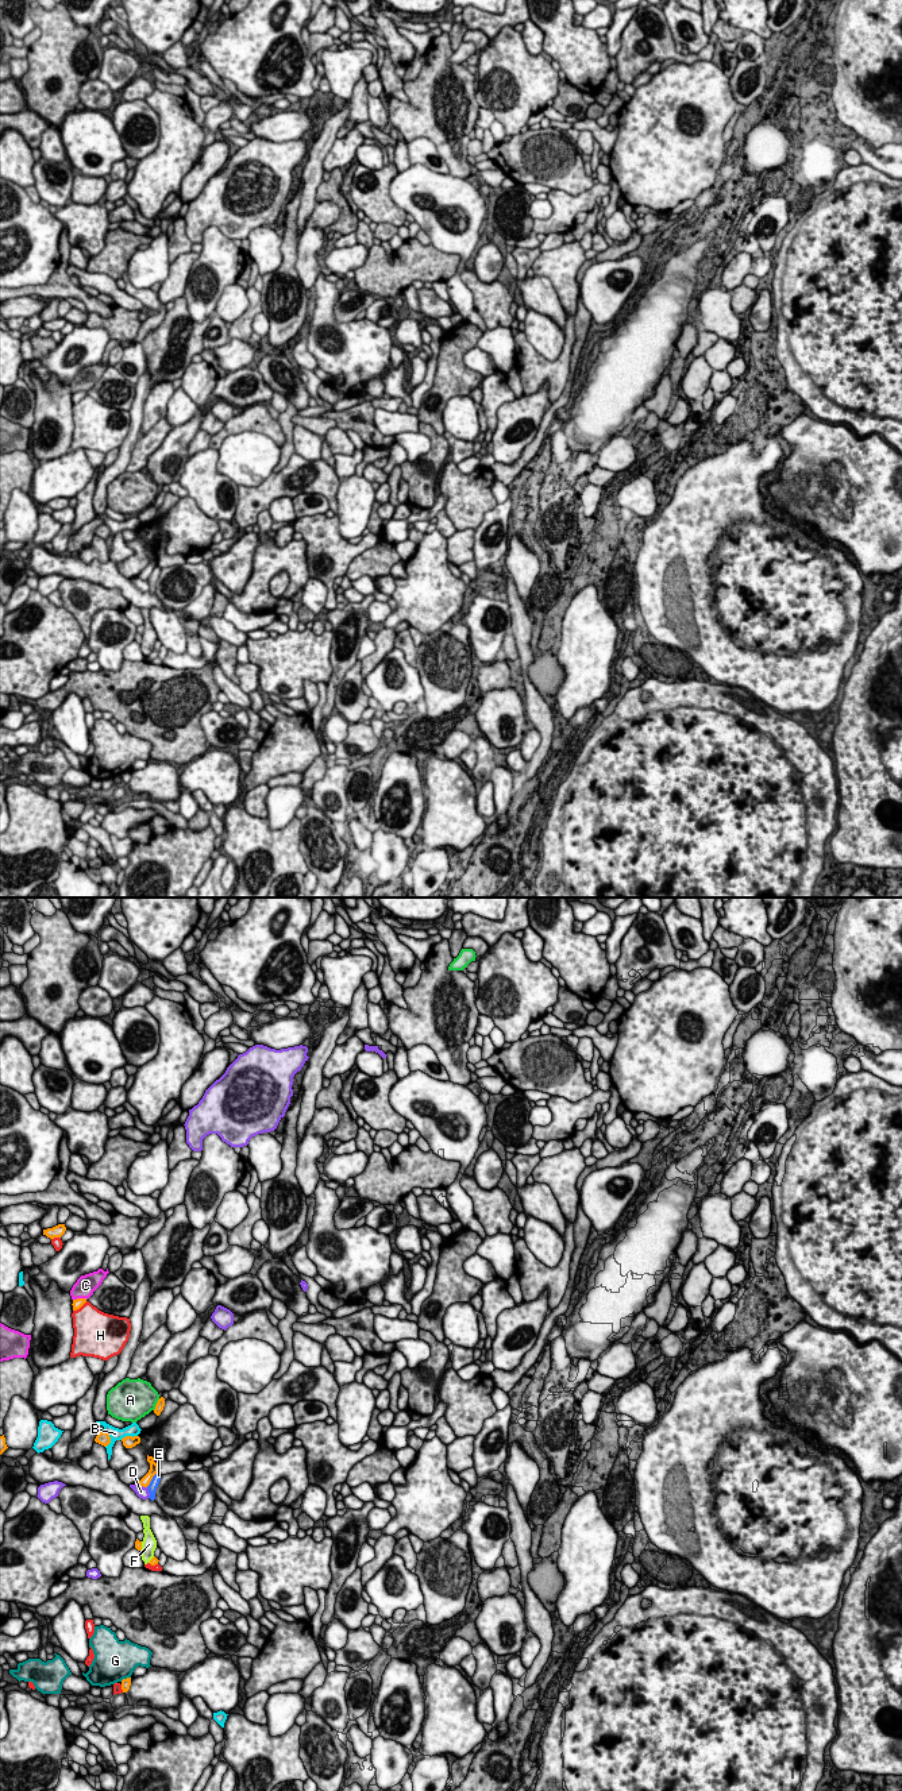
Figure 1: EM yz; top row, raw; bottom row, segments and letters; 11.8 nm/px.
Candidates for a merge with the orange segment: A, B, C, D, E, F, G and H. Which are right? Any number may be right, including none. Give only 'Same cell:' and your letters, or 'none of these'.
Same cell: none of these

